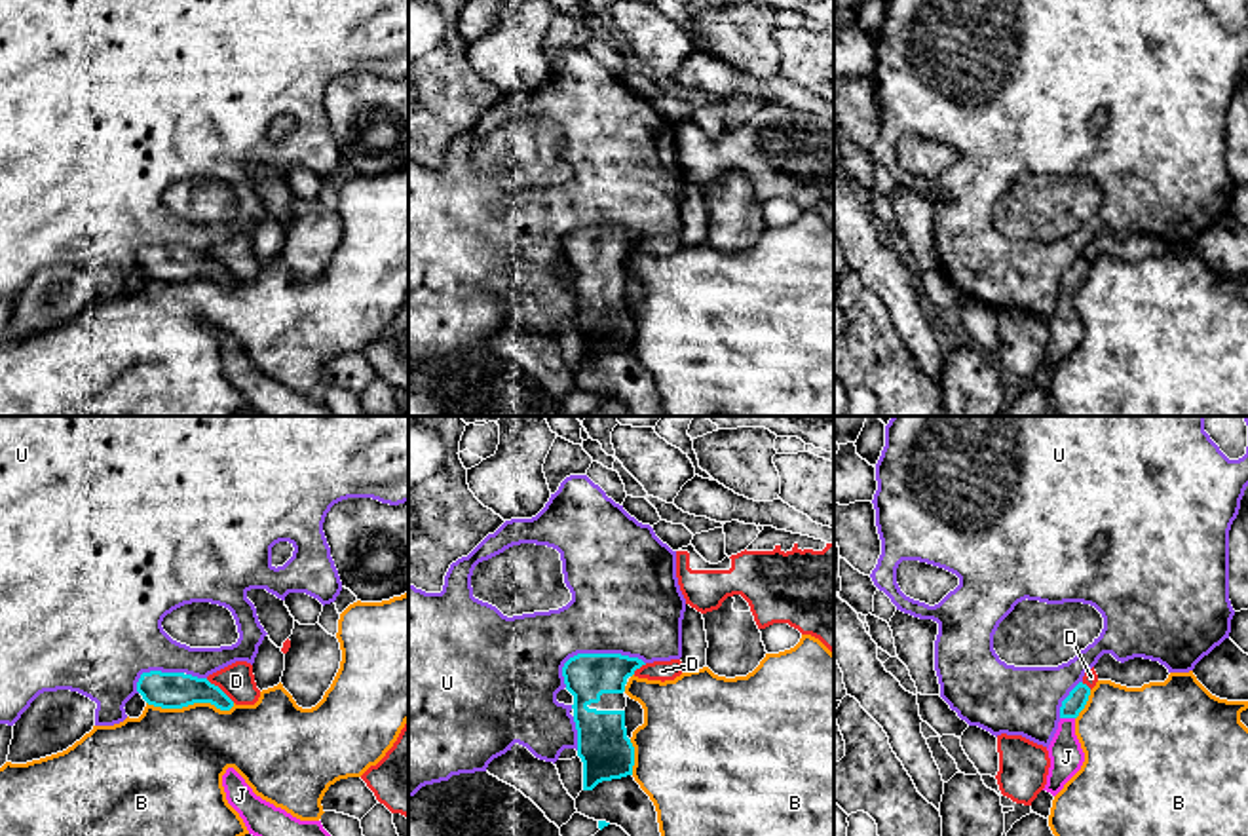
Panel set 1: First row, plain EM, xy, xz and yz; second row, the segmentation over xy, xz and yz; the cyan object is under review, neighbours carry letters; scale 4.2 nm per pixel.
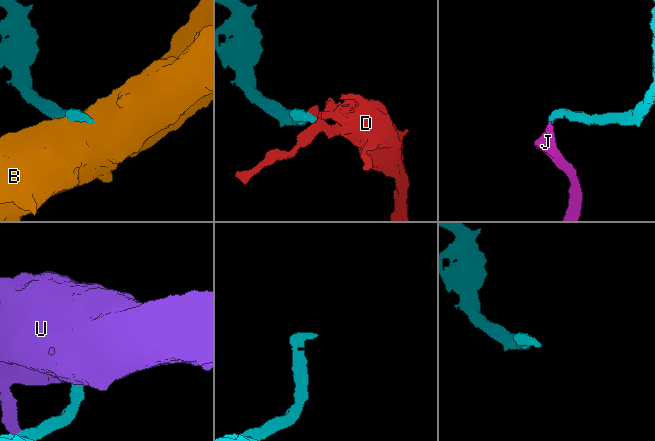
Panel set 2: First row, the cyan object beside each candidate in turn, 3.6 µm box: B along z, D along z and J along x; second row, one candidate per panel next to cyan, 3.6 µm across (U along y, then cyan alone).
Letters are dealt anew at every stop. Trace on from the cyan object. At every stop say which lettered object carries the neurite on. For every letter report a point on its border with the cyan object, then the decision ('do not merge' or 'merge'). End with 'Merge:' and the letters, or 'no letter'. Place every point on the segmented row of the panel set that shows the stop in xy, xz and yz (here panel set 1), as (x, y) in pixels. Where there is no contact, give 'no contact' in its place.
B: meets cyan in xy at (190, 703); do not merge
D: meets cyan in xy at (219, 688); do not merge
J: meets cyan in yz at (1068, 717); merge
U: meets cyan in xz at (599, 654); do not merge
Merge: J

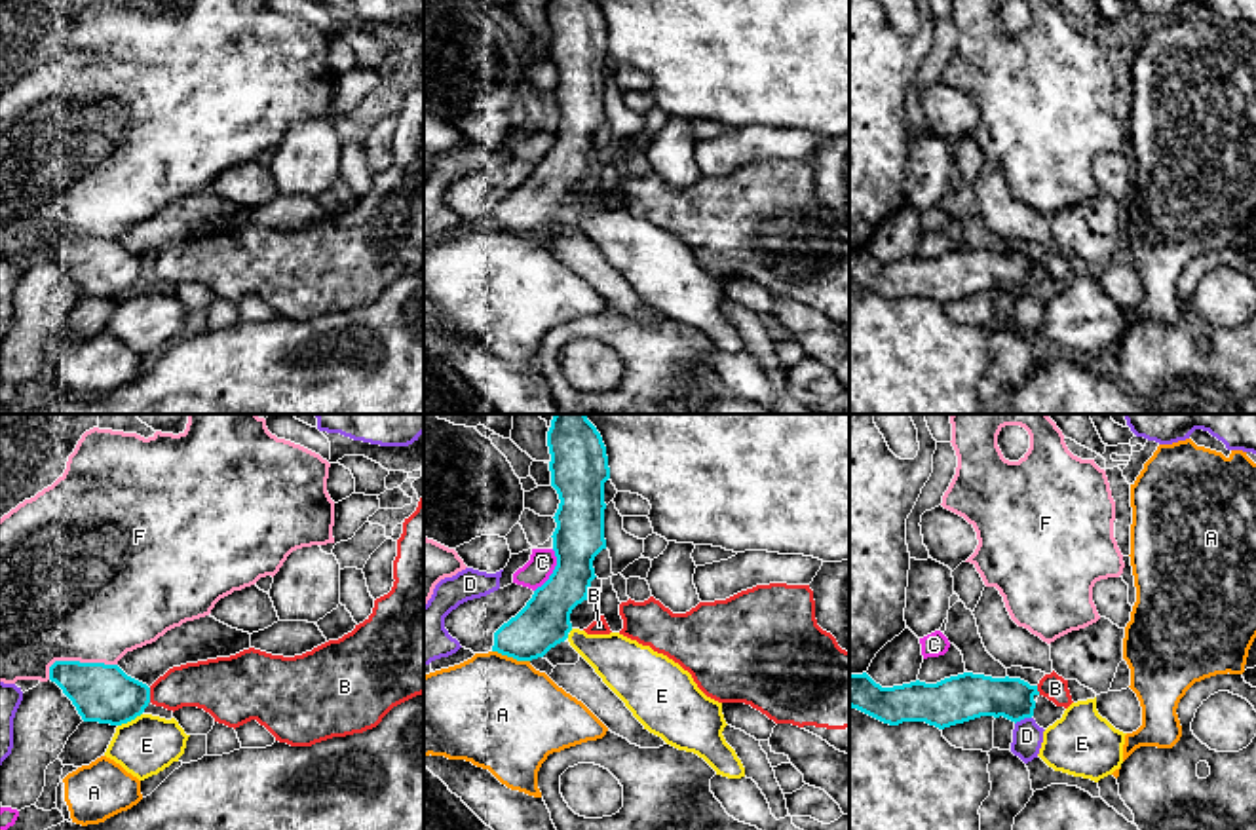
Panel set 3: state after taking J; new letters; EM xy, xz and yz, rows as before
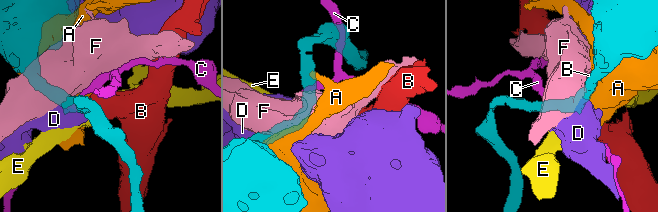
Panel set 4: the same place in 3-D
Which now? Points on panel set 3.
A: meets cyan in xz at (512, 656); do not merge
B: meets cyan in xy at (149, 696); do not merge
C: meets cyan in xz at (553, 570); do not merge
D: meets cyan in yz at (1023, 718); do not merge
E: meets cyan in xy at (130, 720); do not merge
F: meets cyan in xy at (76, 661); do not merge
Merge: no letter

